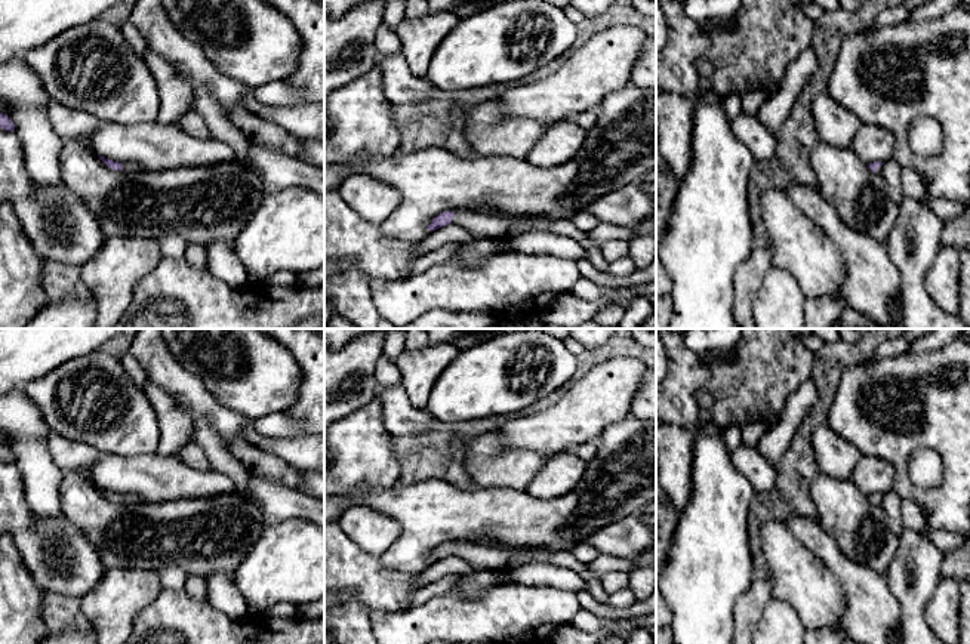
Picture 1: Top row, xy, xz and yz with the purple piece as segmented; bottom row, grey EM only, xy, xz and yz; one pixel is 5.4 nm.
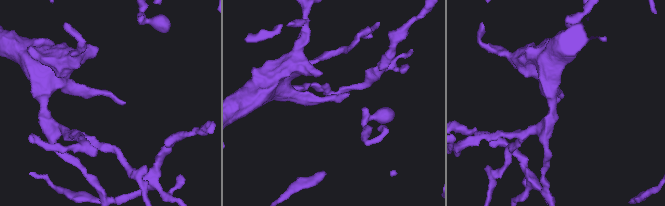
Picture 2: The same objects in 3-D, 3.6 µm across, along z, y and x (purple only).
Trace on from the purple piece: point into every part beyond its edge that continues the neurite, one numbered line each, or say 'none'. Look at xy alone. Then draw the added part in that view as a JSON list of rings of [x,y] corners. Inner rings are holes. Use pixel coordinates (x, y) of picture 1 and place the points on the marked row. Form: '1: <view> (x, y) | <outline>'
1: xy (128, 168) | [[[123,163],[123,169],[120,172],[136,173],[136,172],[142,172],[142,170],[145,170],[145,167],[142,167],[138,163]]]

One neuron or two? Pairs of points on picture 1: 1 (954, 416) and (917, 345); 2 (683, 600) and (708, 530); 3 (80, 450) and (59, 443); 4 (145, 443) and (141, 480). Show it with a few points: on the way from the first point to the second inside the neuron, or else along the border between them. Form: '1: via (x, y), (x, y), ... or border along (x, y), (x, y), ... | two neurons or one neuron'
1: border along (945, 344), (929, 351), (908, 353) | two neurons
2: via (701, 582), (708, 570), (708, 548) | one neuron
3: via (76, 450), (64, 447) | one neuron
4: border along (156, 452), (144, 455), (108, 453) | two neurons

